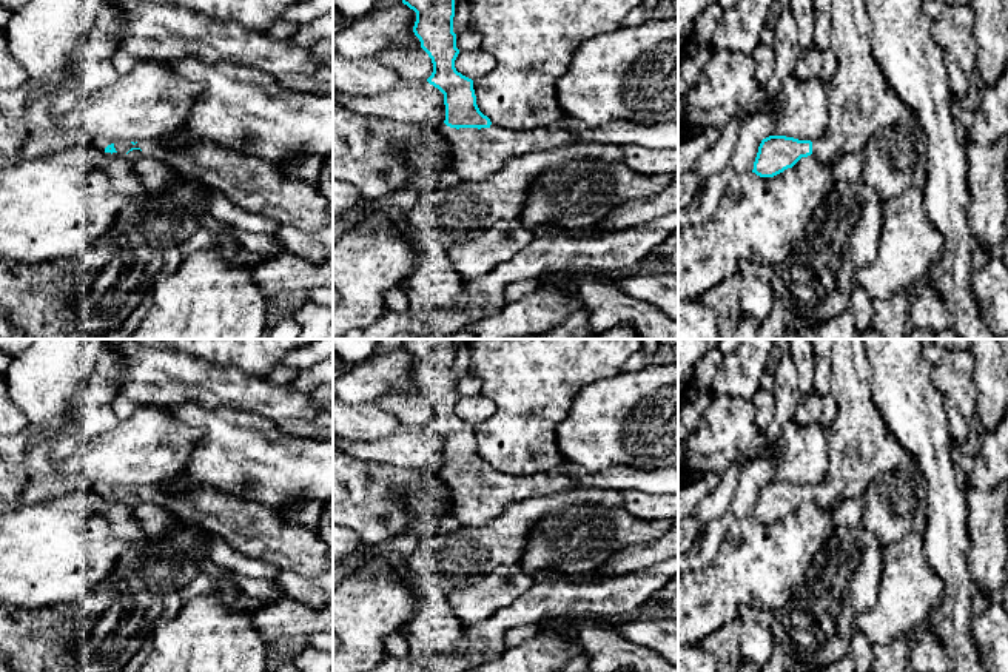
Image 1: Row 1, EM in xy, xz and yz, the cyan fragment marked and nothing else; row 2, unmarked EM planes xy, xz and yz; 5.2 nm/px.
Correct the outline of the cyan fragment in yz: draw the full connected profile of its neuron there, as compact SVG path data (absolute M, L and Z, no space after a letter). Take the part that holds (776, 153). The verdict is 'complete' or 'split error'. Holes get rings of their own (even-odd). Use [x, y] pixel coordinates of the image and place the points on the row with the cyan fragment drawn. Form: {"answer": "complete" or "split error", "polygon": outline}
{"answer": "split error", "polygon": "M832 0L831 49L838 66L825 82L829 102L829 120L823 136L814 142L786 136L769 136L761 140L754 162L760 177L774 177L792 168L801 157L814 154L818 160L834 165L840 157L865 148L871 136L885 126L895 125L912 116L886 80L872 52L874 25L868 15L866 0Z"}

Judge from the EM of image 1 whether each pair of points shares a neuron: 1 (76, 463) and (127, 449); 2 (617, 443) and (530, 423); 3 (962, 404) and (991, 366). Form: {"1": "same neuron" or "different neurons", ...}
{"1": "same neuron", "2": "different neurons", "3": "different neurons"}

